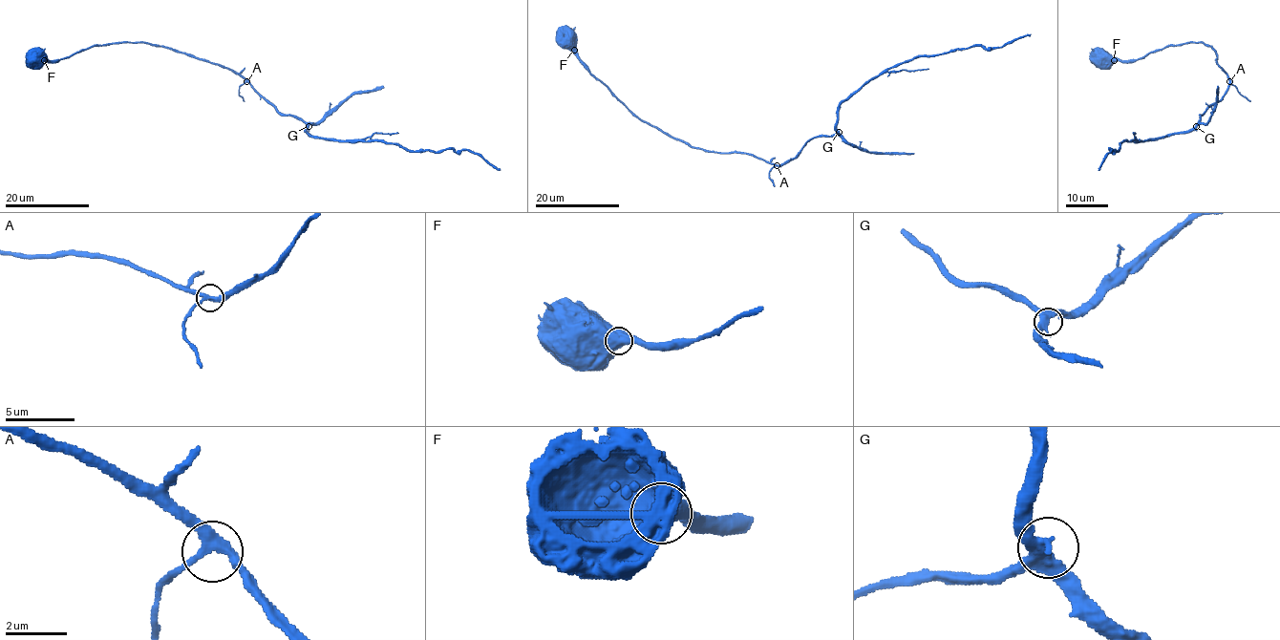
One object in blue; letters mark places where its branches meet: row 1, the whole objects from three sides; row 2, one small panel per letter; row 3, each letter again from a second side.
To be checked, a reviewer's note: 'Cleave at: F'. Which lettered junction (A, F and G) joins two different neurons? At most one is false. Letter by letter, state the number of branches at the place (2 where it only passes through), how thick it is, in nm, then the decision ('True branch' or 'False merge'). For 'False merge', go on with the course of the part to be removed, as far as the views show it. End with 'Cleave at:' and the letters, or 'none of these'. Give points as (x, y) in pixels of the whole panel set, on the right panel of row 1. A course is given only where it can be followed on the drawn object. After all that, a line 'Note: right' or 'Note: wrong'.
A: Branches: 3. Thickness 280 nm. True branch
F: Branches: 2. Thickness 950 nm. True branch
G: Branches: 3. Thickness 380 nm. True branch
Cleave at: none of these
Note: wrong

